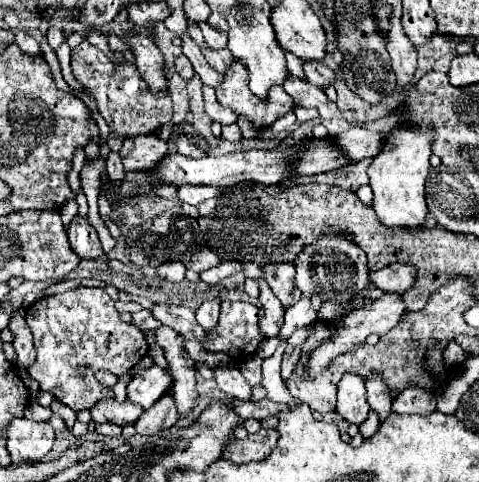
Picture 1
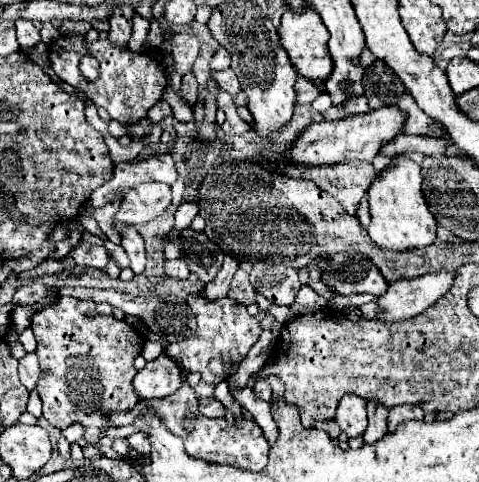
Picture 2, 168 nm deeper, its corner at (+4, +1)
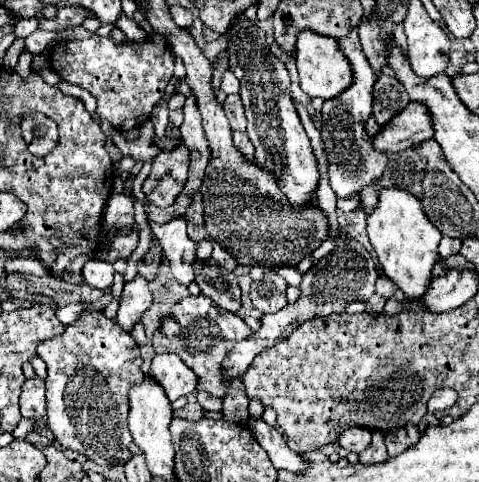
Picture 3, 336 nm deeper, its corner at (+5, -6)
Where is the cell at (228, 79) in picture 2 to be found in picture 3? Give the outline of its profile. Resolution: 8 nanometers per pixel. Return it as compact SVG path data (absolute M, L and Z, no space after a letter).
M229 94L227 100L223 102L223 108L225 108L225 114L227 114L229 122L231 122L231 128L245 130L247 120L245 120L245 114L243 114L243 104L241 104L239 94Z

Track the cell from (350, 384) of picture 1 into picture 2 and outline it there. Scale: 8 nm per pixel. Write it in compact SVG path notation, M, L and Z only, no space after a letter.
M346 395L336 409L336 419L342 433L348 437L358 437L366 431L366 403L360 397Z

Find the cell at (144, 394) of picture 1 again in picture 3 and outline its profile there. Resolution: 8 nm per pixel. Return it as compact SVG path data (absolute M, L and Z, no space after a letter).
M157 354L153 358L149 376L153 376L157 384L161 384L169 402L191 394L197 386L197 376L193 374L193 370L187 368L175 354Z

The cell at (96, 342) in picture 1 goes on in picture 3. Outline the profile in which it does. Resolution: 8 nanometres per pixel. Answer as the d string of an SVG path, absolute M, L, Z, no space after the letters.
M83 310L73 324L65 326L61 336L53 336L53 340L45 340L37 346L37 354L47 364L47 428L53 432L55 440L77 454L87 456L99 466L123 464L131 458L129 444L131 434L125 424L125 416L129 414L129 388L143 380L143 372L133 364L139 358L139 346L115 320L109 320L103 312Z

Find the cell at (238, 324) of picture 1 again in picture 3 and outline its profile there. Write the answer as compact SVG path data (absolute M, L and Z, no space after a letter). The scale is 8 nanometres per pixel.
M187 296L181 302L177 302L171 312L175 316L175 320L181 324L181 340L177 342L169 342L159 330L155 330L153 336L153 348L157 354L165 354L165 352L173 352L177 354L195 374L197 374L197 392L209 392L217 398L223 398L227 392L227 384L225 380L221 380L221 364L227 356L229 350L233 350L233 346L245 338L249 338L253 334L253 330L245 324L243 318L239 318L233 312L225 312L223 308L217 308L217 304L213 304L213 300L209 300L209 296Z

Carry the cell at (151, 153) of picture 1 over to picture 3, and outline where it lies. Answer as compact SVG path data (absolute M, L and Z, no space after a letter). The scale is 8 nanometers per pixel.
M183 144L171 152L161 152L155 158L151 174L143 182L143 192L149 202L161 208L171 206L187 182L187 166L189 152Z

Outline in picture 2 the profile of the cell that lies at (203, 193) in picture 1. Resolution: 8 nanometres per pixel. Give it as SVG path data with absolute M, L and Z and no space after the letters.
M142 183L132 187L122 203L120 209L114 213L112 223L128 223L140 225L156 219L170 203L172 193L170 187L164 183Z

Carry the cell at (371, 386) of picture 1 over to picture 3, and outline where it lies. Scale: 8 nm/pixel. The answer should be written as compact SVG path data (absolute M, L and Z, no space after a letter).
M373 430L373 440L369 444L369 448L365 452L359 454L359 462L361 464L375 464L375 462L383 462L387 458L387 448L383 442L383 432L381 430Z

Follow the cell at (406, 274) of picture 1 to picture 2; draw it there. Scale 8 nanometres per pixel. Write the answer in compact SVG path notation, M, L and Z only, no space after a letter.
M330 253L326 255L330 265L322 271L322 283L336 295L372 293L376 297L384 295L388 289L386 279L378 267L360 253Z

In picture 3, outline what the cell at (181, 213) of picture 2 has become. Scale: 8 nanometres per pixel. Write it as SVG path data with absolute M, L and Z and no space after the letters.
M173 218L167 224L149 224L153 236L161 242L167 260L171 262L171 272L175 280L183 286L193 282L193 262L195 262L195 242L187 236L185 218Z

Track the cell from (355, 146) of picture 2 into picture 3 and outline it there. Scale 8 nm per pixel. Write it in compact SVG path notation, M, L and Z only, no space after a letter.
M409 102L405 110L401 110L389 124L383 124L375 138L371 138L373 148L377 152L401 152L405 148L411 148L413 144L419 144L423 140L429 140L433 136L431 116L423 104Z

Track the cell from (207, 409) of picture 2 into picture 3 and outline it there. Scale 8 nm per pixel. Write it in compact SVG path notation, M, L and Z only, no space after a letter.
M195 402L195 404L187 404L179 410L173 410L173 416L179 416L179 418L185 418L185 420L191 420L191 422L197 422L197 420L203 420L205 418L205 410Z

